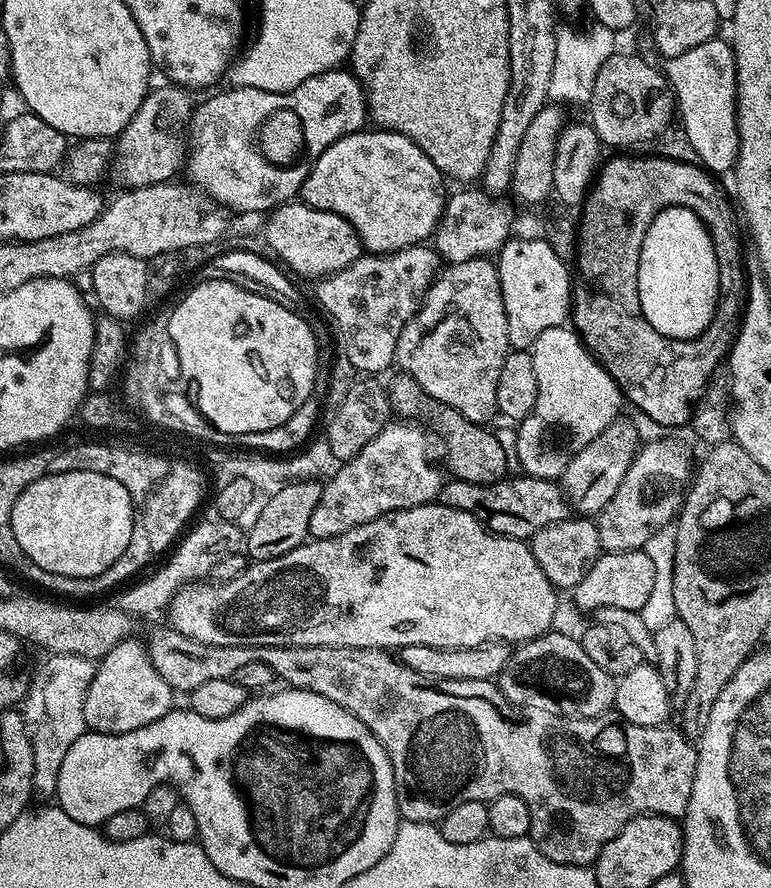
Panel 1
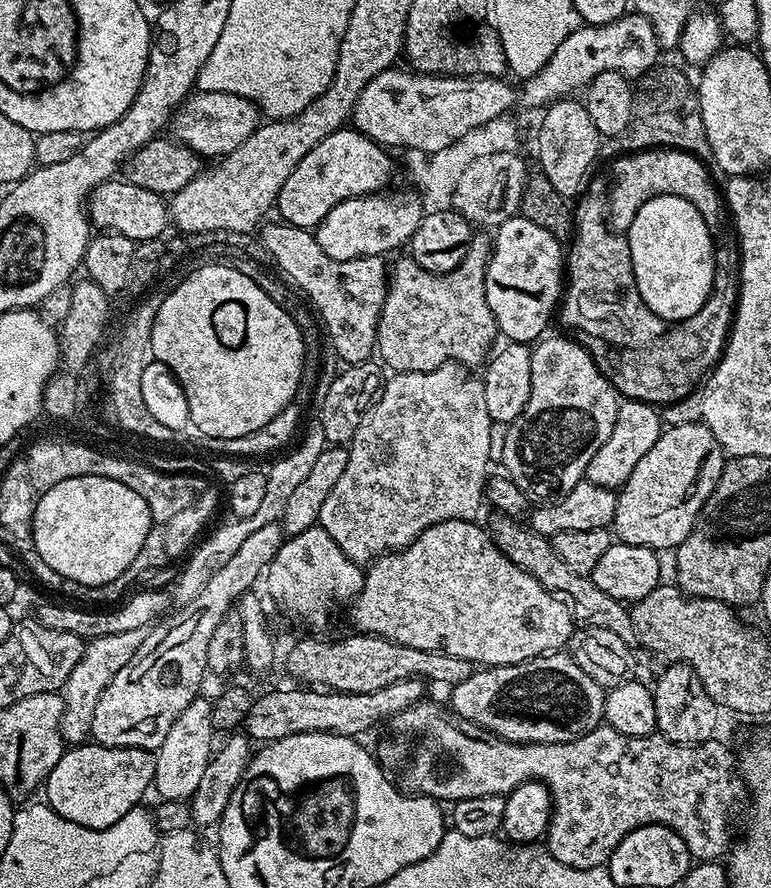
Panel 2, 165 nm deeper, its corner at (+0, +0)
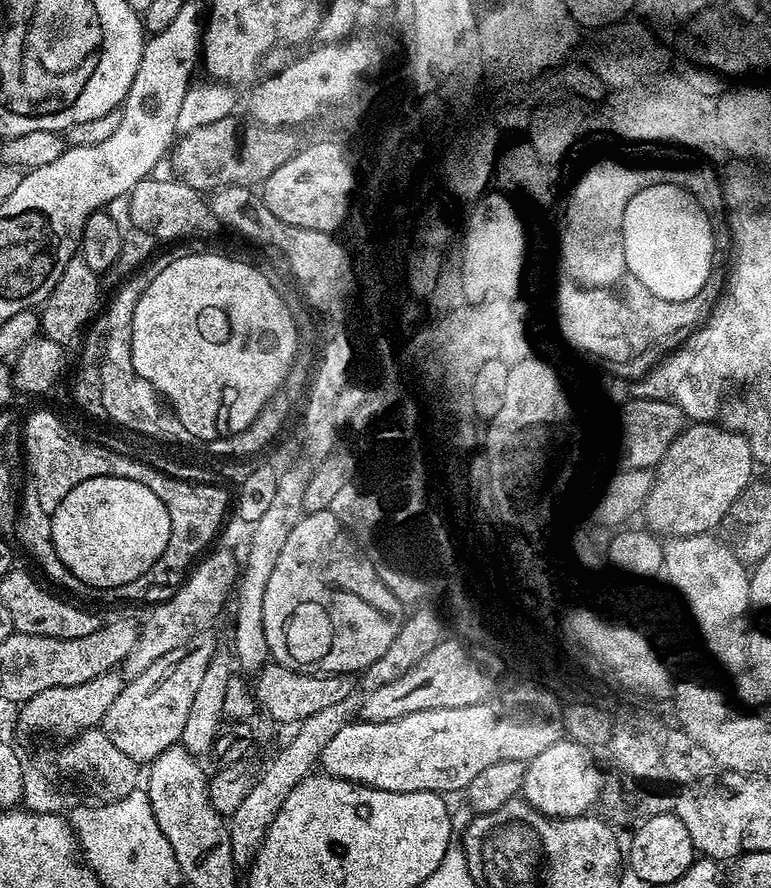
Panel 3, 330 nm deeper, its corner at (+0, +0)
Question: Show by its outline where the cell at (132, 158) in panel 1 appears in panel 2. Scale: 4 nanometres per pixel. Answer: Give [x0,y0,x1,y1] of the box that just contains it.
[170,90,261,158]

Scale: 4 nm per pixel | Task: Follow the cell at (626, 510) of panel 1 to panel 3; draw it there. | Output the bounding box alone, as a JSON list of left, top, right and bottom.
[643,423,754,538]

